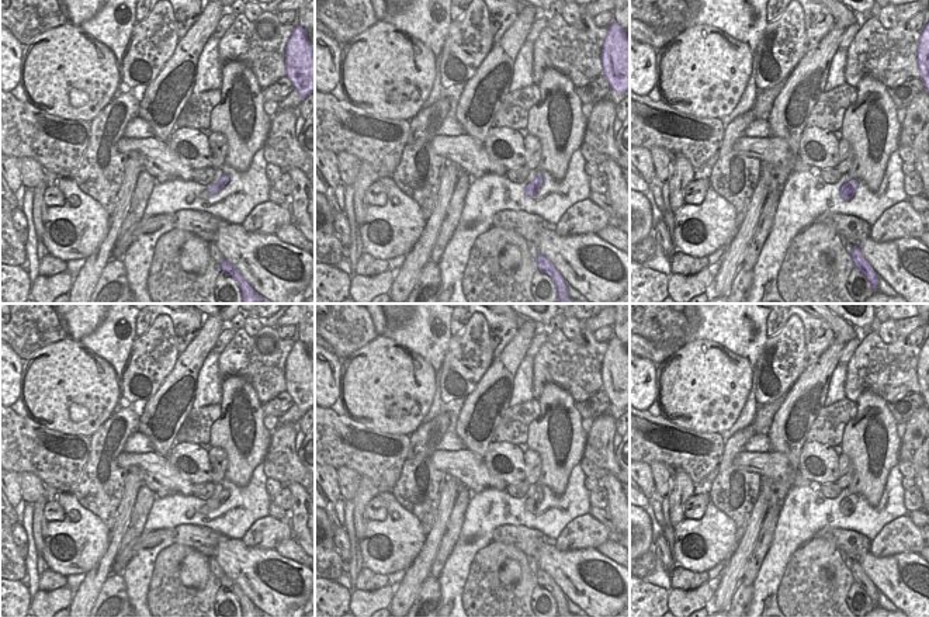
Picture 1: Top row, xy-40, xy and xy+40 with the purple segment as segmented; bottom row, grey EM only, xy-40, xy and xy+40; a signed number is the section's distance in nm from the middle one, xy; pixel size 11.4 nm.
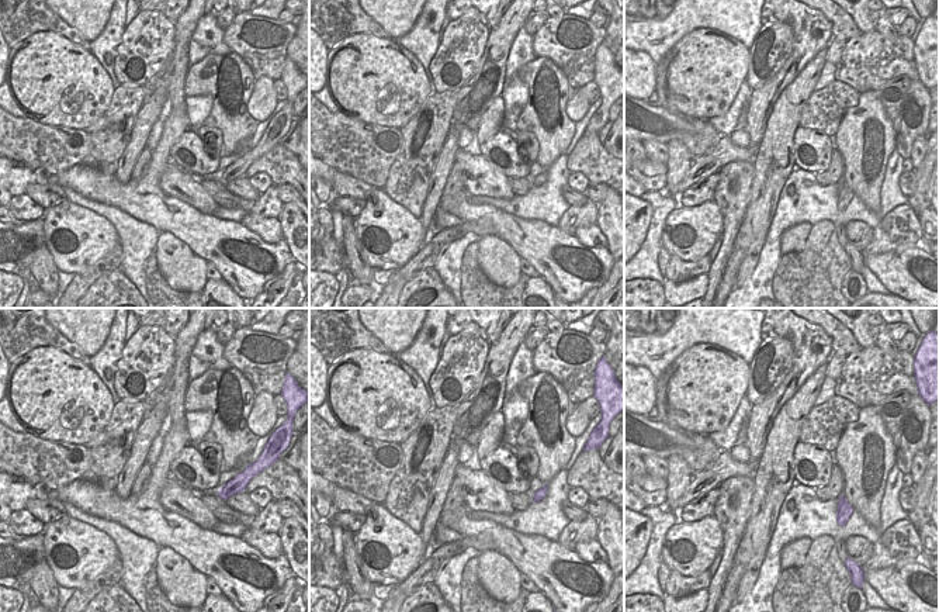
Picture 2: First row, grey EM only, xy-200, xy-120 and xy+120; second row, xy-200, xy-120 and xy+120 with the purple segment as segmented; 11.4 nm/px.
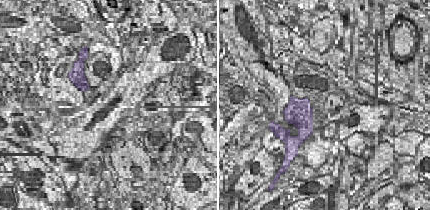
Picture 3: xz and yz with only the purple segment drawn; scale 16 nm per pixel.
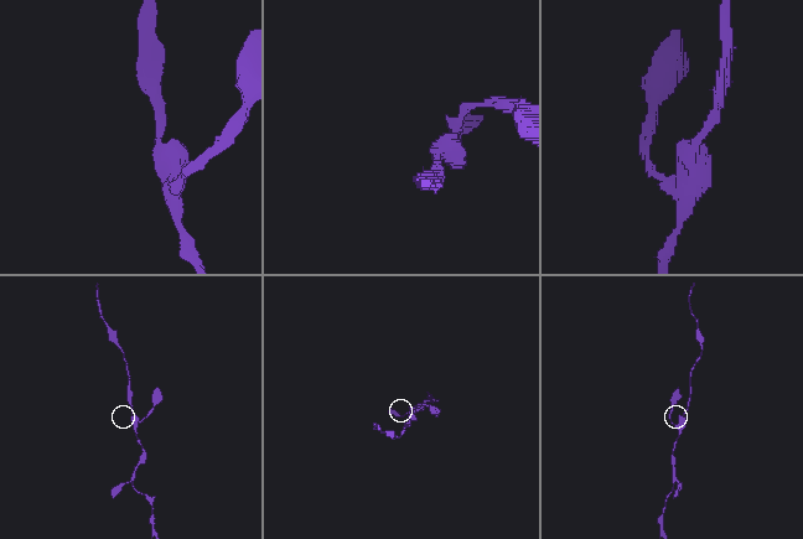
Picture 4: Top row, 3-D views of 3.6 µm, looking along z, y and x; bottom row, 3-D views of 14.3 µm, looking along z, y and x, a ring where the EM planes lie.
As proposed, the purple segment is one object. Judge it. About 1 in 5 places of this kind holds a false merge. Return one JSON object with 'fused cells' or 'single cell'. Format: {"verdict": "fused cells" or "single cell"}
{"verdict": "single cell"}

